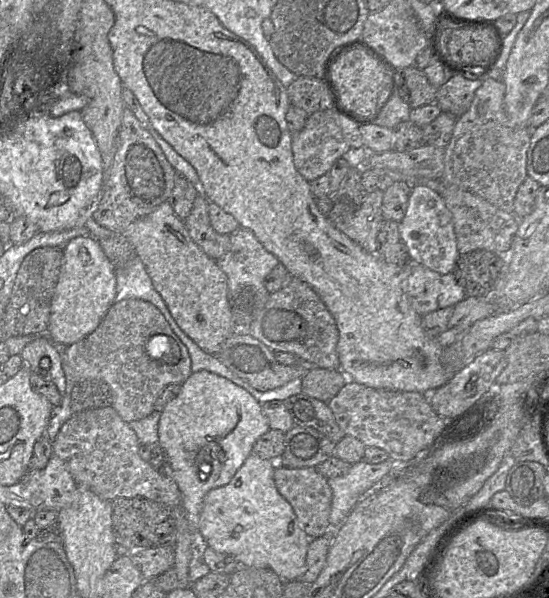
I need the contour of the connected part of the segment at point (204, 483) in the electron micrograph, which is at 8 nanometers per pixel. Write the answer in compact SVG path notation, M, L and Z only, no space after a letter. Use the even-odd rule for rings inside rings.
M199 371L193 372L187 380L181 384L181 390L179 394L169 401L164 410L161 413L159 426L158 426L158 435L159 435L159 444L166 450L169 458L169 464L172 468L172 478L177 483L179 490L181 492L182 502L181 505L183 506L186 514L187 519L190 525L198 531L199 527L199 520L200 520L200 513L202 510L203 500L205 495L214 488L218 488L221 486L227 485L238 469L242 466L246 458L253 453L253 446L255 442L260 438L263 434L268 432L270 429L269 422L267 417L264 415L262 411L262 404L257 401L248 391L244 388L236 385L235 383L231 382L230 380L226 379L225 377L219 376L215 373L209 371ZM207 450L210 453L209 458L203 458L203 451Z

